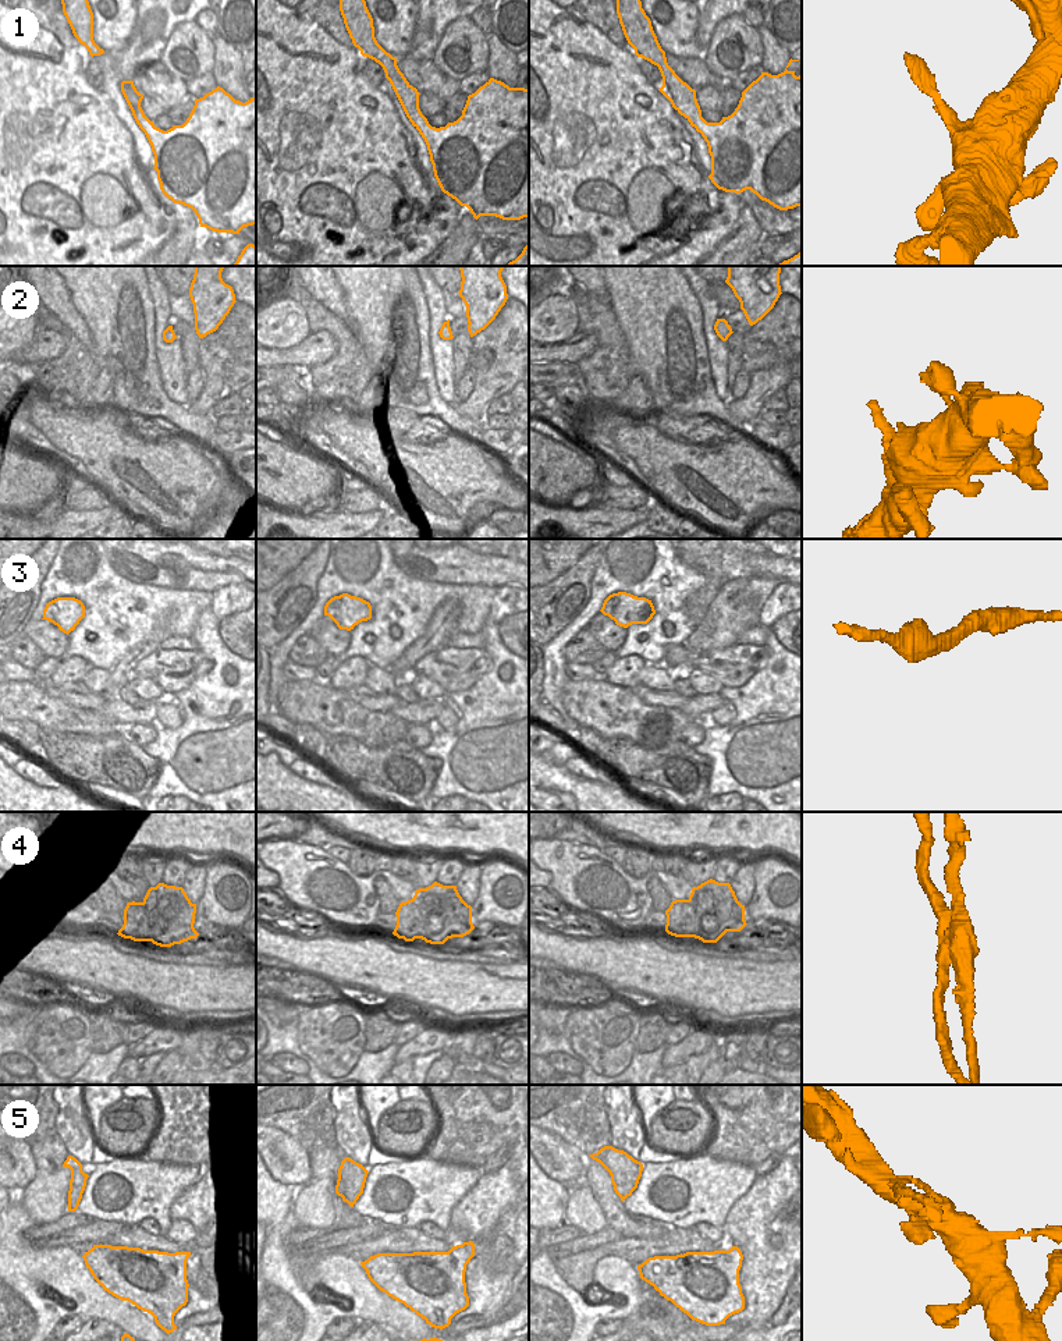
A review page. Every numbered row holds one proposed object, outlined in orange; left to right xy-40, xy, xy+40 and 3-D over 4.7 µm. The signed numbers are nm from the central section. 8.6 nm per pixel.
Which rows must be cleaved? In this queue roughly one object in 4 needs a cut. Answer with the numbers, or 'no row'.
4, 5

